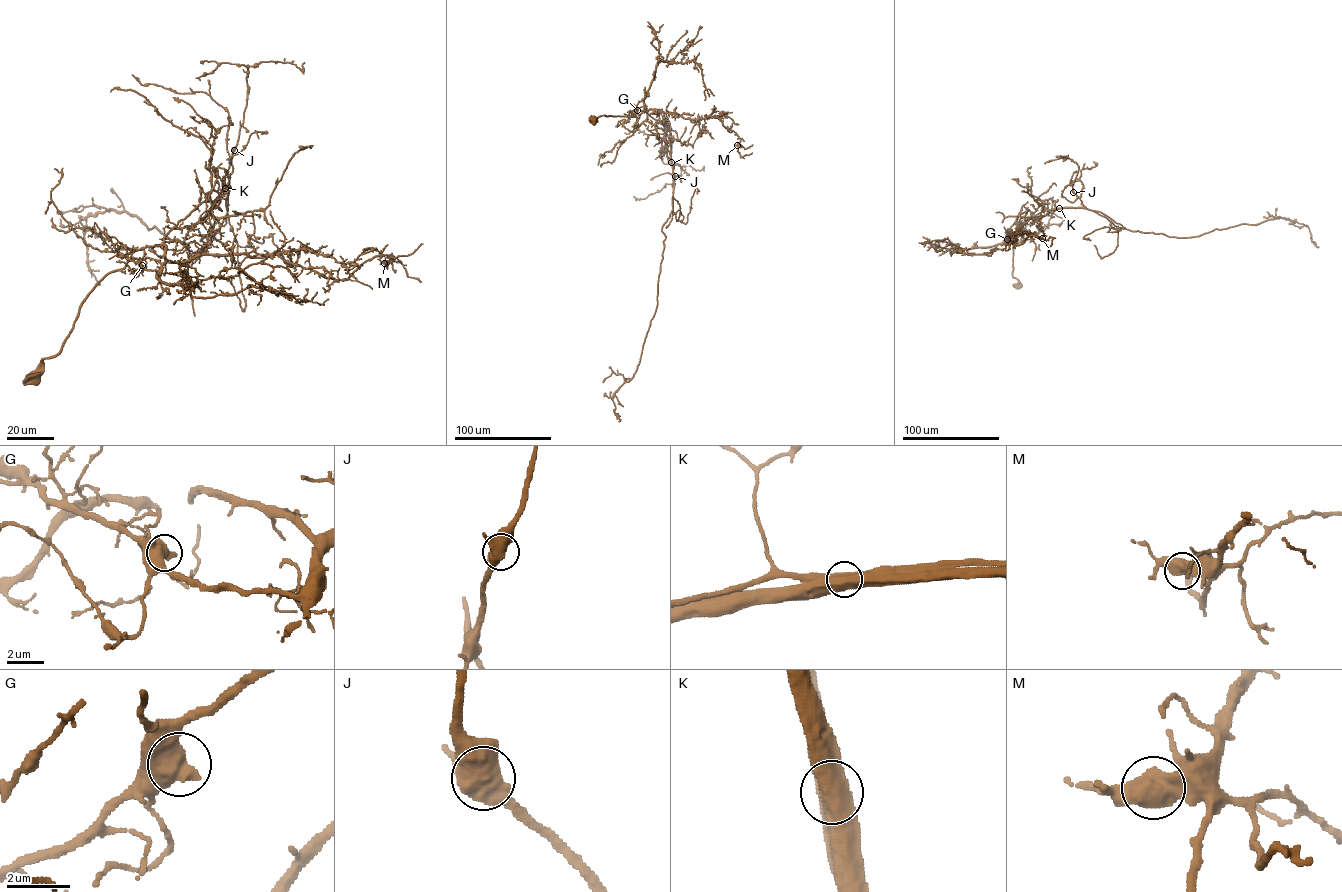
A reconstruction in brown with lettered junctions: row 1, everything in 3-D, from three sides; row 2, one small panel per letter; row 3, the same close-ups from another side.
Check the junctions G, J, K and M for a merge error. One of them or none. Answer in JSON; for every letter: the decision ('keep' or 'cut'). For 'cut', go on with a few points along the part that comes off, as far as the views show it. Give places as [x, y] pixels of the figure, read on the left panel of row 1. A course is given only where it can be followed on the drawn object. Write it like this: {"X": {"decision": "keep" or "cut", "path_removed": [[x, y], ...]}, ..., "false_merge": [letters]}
{"G": {"decision": "keep"}, "J": {"decision": "keep"}, "K": {"decision": "cut", "path_removed": [[225, 188], [227, 214], [191, 260], [177, 239], [125, 211], [83, 217], [96, 282]]}, "M": {"decision": "keep"}, "false_merge": ["K"]}

